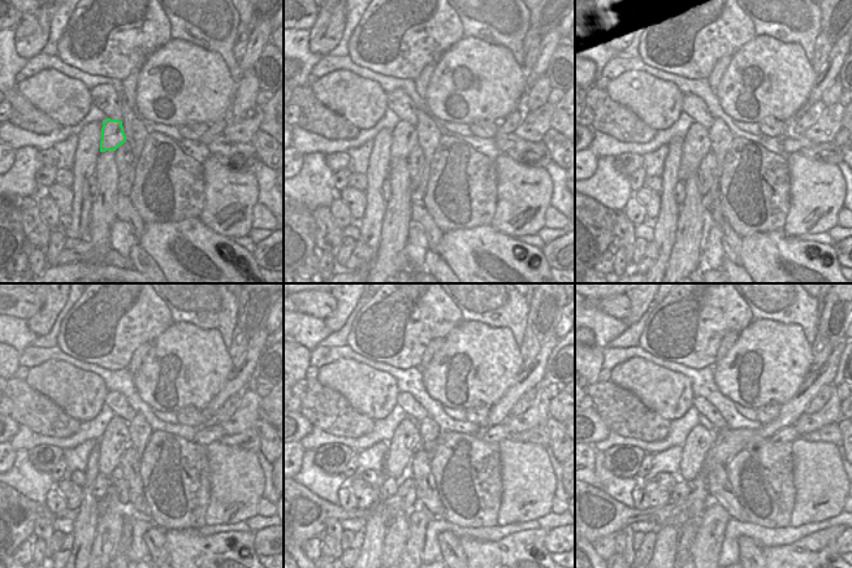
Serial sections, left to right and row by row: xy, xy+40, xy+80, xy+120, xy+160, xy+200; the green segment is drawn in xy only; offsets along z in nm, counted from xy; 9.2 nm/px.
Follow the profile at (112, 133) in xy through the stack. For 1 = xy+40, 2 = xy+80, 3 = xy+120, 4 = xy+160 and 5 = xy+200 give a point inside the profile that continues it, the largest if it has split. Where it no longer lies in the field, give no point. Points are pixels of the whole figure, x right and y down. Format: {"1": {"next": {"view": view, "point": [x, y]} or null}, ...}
{"1": {"next": {"view": "xy+40", "point": [405, 137]}}, "2": {"next": {"view": "xy+80", "point": [696, 146]}}, "3": {"next": {"view": "xy+120", "point": [116, 438]}}, "4": {"next": {"view": "xy+160", "point": [406, 439]}}, "5": {"next": {"view": "xy+200", "point": [700, 439]}}}

